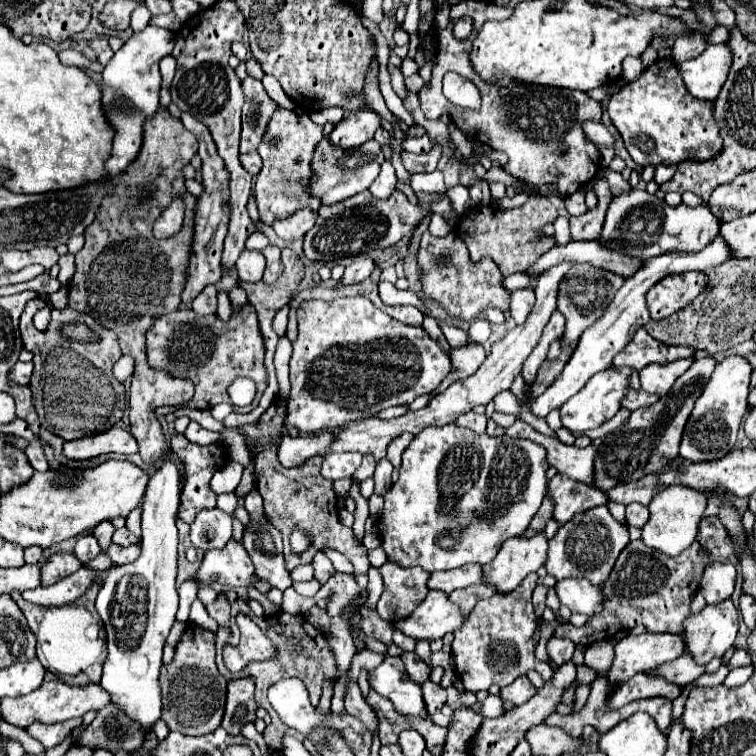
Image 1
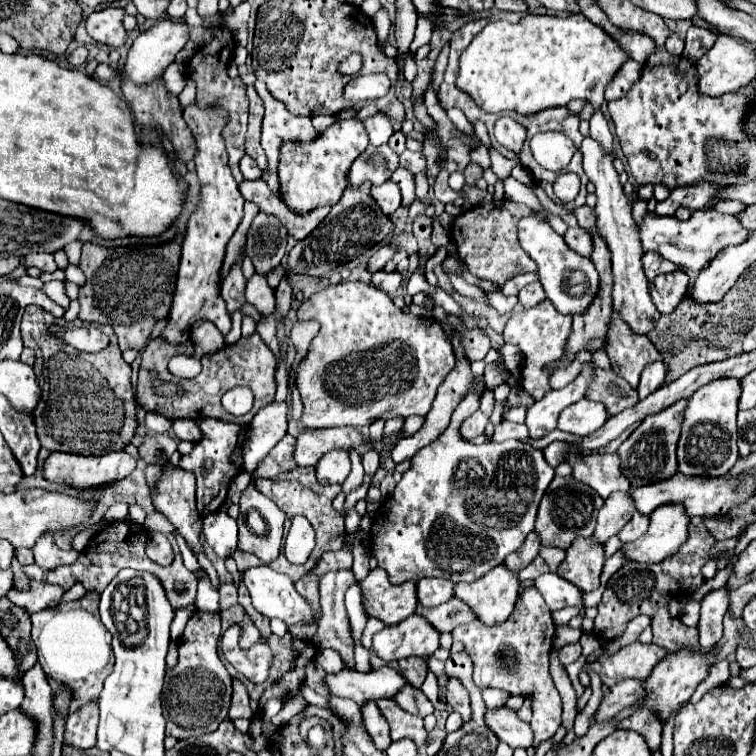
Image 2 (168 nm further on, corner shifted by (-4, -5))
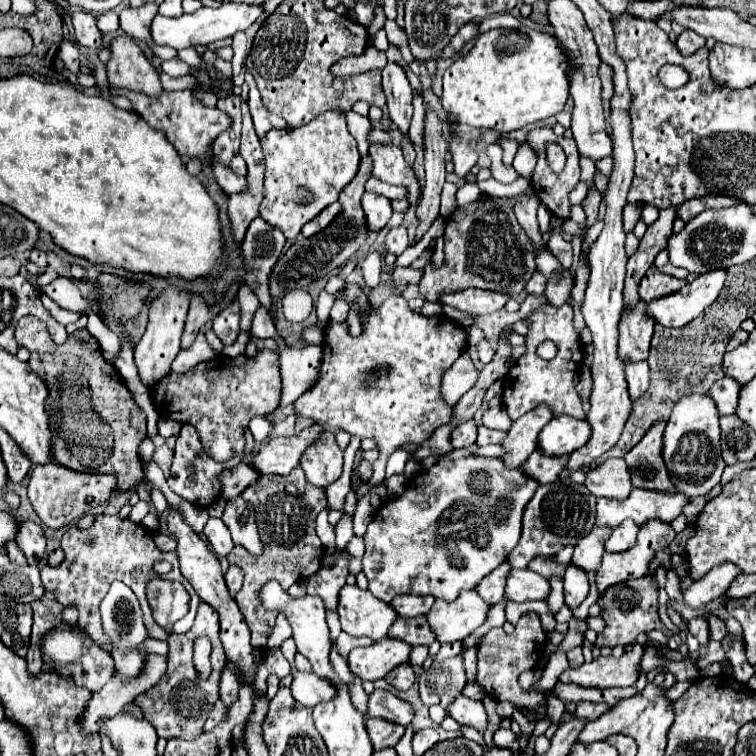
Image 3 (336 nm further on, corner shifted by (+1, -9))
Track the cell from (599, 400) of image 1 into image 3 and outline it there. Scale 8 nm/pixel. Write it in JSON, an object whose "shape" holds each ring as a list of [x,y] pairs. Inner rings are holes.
{"shape":[[[568,415],[554,417],[540,433],[538,447],[546,455],[564,455],[572,453],[588,443],[592,435],[590,423],[586,419],[576,419]]]}

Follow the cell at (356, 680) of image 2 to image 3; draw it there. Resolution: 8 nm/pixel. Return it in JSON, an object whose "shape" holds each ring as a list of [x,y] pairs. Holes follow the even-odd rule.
{"shape":[[[294,671],[294,681],[290,689],[292,697],[296,697],[296,701],[300,701],[304,707],[314,707],[320,701],[330,701],[336,697],[336,687],[314,673]]]}

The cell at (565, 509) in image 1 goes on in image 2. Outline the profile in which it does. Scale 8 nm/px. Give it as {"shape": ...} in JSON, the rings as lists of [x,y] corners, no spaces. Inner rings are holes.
{"shape":[[[559,477],[549,483],[549,489],[545,491],[545,497],[541,499],[537,521],[535,521],[535,533],[539,535],[541,545],[545,547],[559,547],[569,549],[569,543],[575,541],[575,537],[591,537],[597,513],[603,507],[603,499],[597,491],[589,489],[589,485],[583,485],[575,481],[573,477]]]}

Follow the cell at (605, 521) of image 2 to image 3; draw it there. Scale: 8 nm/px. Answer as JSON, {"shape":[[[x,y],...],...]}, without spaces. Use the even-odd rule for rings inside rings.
{"shape":[[[596,525],[574,549],[572,563],[580,565],[586,571],[600,569],[600,561],[604,555],[604,543],[612,535],[612,527],[608,525]]]}

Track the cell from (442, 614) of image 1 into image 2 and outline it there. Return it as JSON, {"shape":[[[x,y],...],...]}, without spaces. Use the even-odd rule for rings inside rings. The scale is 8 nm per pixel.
{"shape":[[[411,615],[407,617],[405,621],[401,621],[399,625],[393,625],[393,627],[385,627],[381,633],[377,633],[373,637],[373,643],[371,643],[371,651],[381,657],[383,661],[399,661],[399,659],[407,659],[407,657],[413,657],[415,653],[423,653],[419,657],[429,657],[433,655],[433,651],[439,647],[439,633],[419,615]]]}

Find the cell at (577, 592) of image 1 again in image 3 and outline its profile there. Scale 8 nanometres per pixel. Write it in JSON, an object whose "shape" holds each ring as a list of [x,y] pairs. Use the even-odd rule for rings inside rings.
{"shape":[[[514,569],[506,583],[506,595],[510,601],[546,601],[550,595],[550,583],[546,577],[530,571],[530,569]]]}

